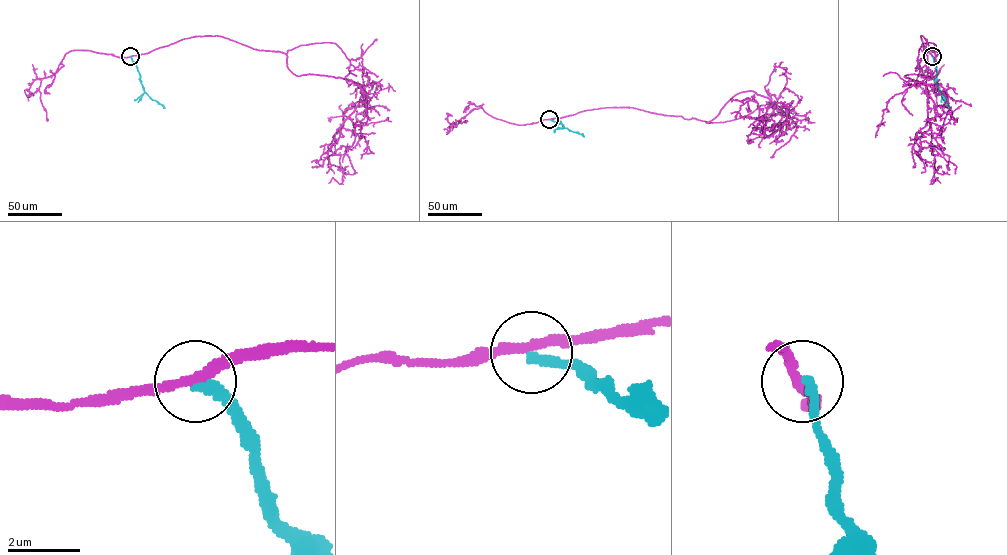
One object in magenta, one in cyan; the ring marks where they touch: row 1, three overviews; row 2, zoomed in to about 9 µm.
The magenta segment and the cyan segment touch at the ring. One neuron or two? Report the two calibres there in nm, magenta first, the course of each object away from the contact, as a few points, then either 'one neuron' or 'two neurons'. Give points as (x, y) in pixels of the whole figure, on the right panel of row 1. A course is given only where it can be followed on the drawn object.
240 nm thick on the magenta side, 280 nm on the other; magenta runs (933, 57), (921, 36), (936, 69), (904, 76), (924, 84), (927, 97), (915, 141), (948, 155), (950, 169); cyan runs (933, 57), (937, 72), (935, 82), (950, 108); two neurons

